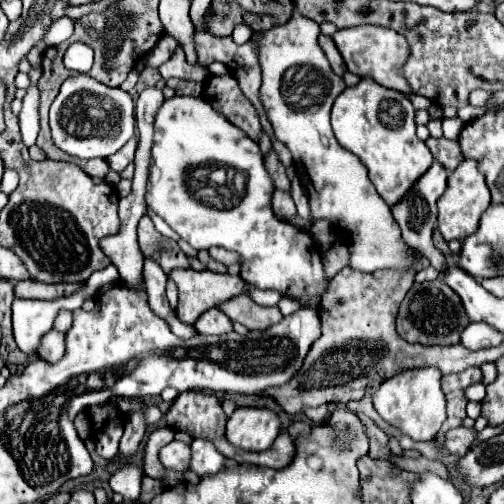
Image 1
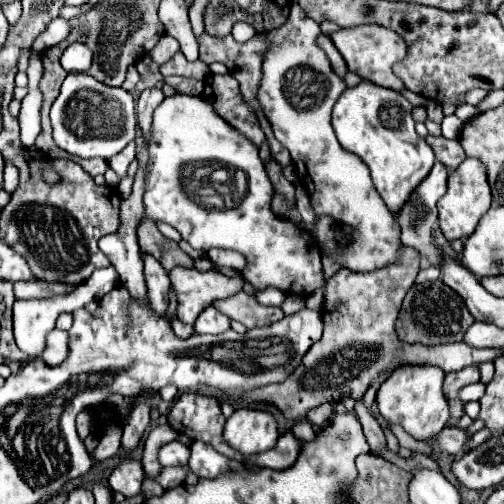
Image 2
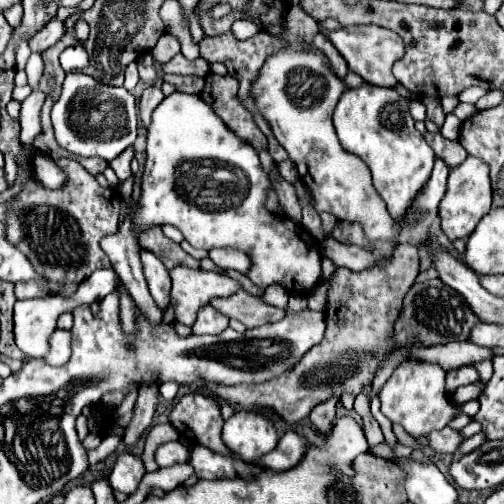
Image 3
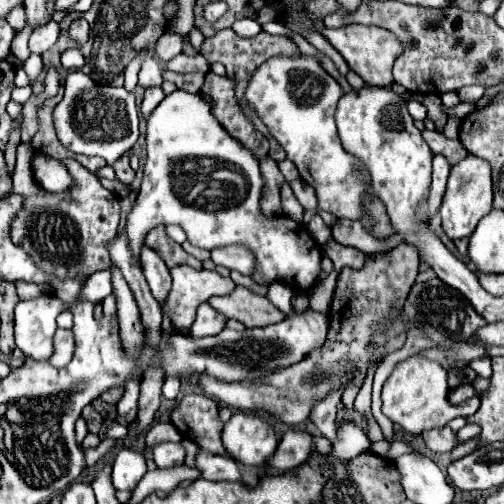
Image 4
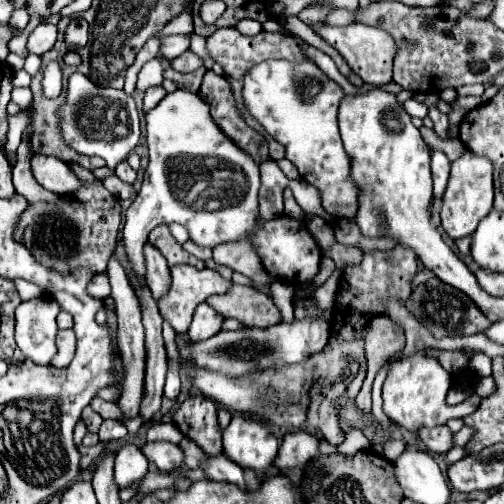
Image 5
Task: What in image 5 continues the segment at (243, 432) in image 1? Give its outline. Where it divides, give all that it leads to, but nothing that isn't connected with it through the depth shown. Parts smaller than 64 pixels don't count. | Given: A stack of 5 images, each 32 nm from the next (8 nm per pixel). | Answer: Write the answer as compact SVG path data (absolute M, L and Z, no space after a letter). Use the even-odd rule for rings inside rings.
M234 416L224 430L224 454L242 468L256 472L264 480L266 470L278 454L278 440L268 426L250 416Z

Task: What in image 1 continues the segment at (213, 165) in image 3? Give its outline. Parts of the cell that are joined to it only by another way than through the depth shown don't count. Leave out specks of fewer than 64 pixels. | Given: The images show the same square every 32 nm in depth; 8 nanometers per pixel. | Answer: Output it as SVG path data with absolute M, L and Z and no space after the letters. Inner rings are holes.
M174 96L164 100L154 120L146 206L196 250L220 246L238 252L242 256L240 276L248 284L262 290L278 290L282 296L296 298L302 306L308 306L308 302L320 296L328 286L320 250L318 246L314 248L314 240L310 240L306 230L298 230L290 222L274 216L270 208L270 182L272 180L264 168L258 144L240 128L232 126L208 102L192 96Z

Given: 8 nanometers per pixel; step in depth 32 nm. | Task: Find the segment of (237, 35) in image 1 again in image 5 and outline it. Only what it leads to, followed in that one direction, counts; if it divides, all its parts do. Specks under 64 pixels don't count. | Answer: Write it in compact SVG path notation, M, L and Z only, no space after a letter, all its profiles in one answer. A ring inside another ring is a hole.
M246 18L246 20L240 20L240 22L236 24L236 28L240 28L240 32L246 34L246 36L254 36L254 34L258 34L258 32L262 30L262 24L260 24L258 20Z

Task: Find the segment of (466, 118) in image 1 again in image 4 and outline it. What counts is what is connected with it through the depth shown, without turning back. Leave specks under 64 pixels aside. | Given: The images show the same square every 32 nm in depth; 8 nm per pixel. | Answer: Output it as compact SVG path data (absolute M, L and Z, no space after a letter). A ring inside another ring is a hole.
M460 102L456 107L451 109L447 109L442 105L442 110L448 115L456 115L460 119L464 119L466 116L468 116L468 114L475 110L475 107L468 103Z

